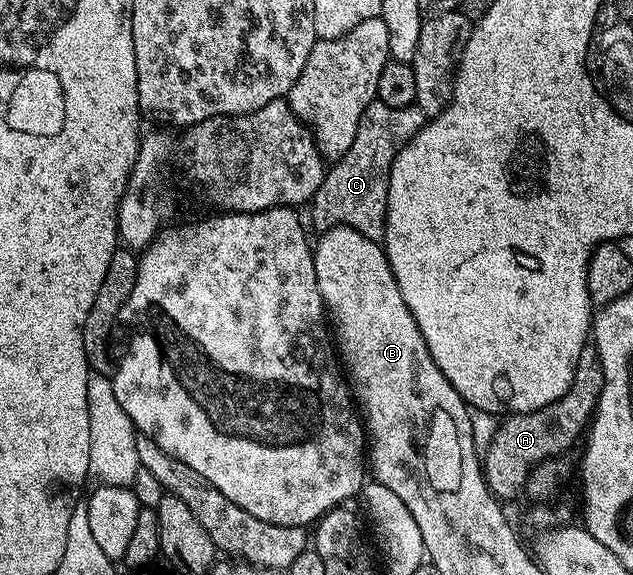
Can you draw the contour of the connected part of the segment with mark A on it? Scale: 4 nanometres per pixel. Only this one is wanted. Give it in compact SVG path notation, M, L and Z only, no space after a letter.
M586 346L578 358L578 366L574 370L574 378L570 382L570 390L562 394L550 406L542 406L542 410L533 412L517 412L507 417L508 421L501 423L496 434L488 444L482 456L484 480L493 496L516 496L525 491L528 475L532 468L542 461L555 456L563 457L564 452L576 439L585 435L596 414L596 403L602 394L602 366L600 355L595 347Z

